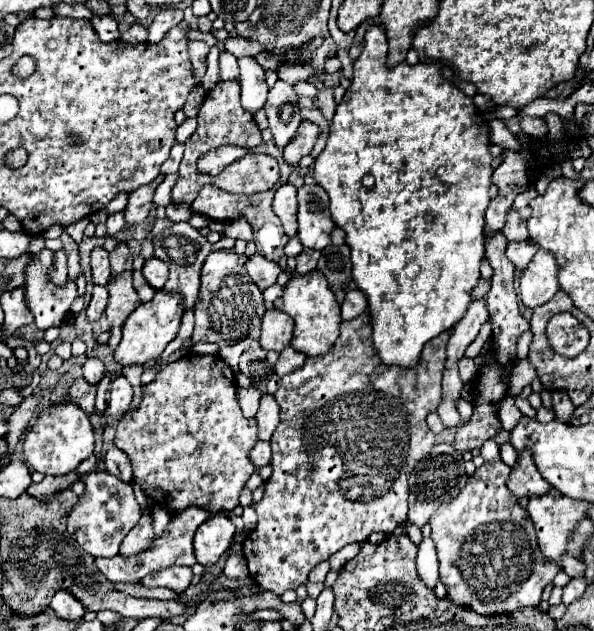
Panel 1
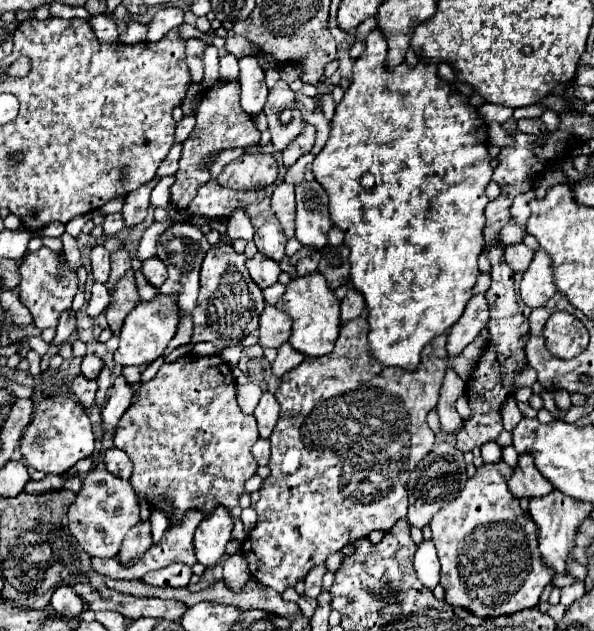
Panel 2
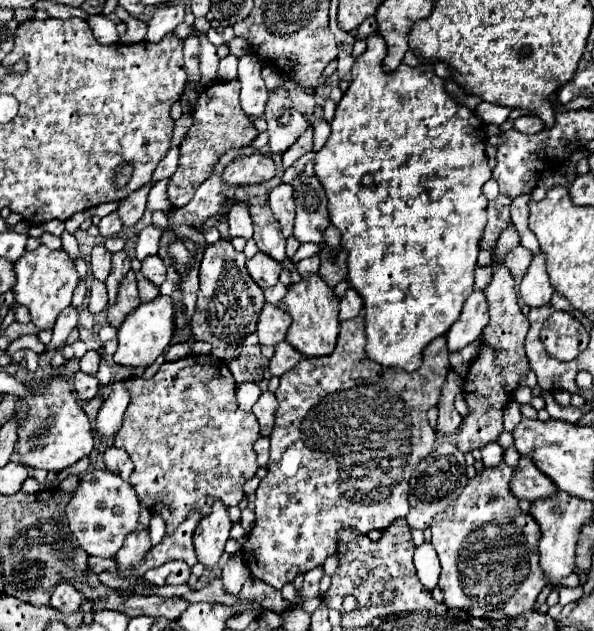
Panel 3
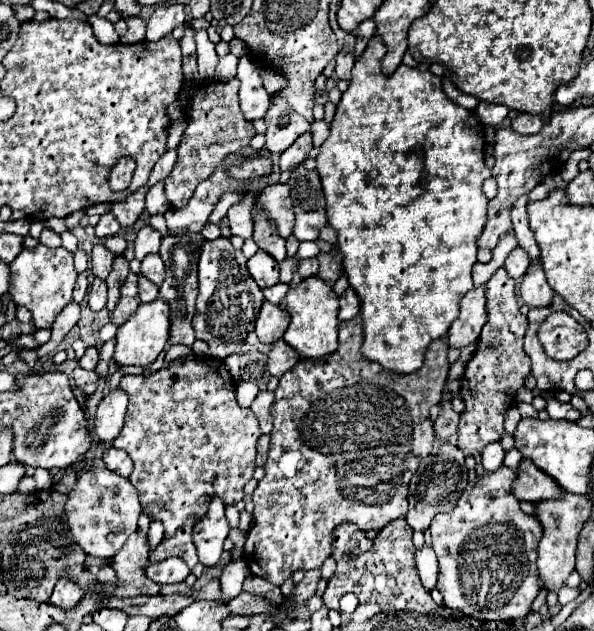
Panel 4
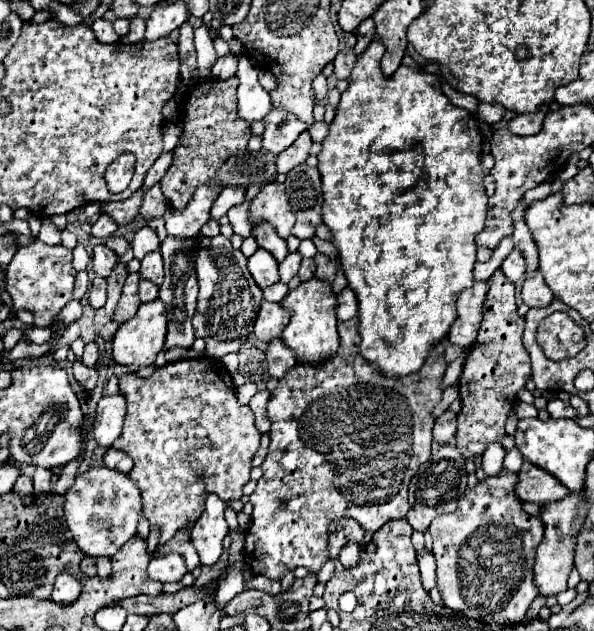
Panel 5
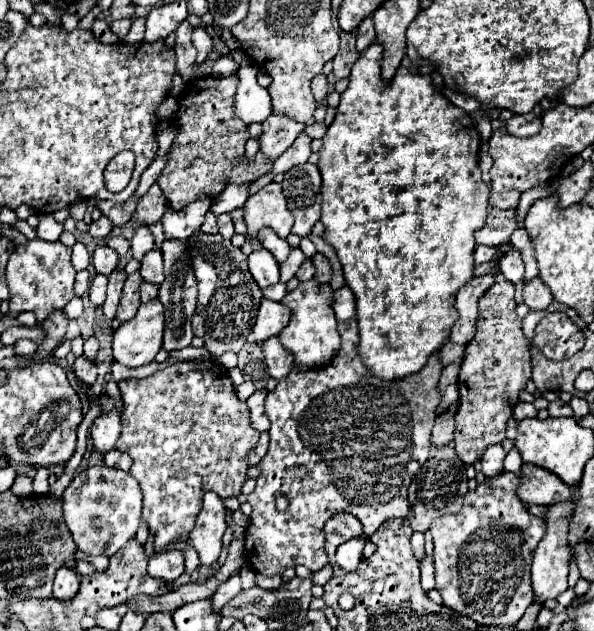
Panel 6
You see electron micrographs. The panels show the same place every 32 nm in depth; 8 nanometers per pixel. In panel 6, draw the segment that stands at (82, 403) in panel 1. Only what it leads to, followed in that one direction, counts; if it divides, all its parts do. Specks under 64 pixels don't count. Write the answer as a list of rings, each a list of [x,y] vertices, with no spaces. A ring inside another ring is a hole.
[[[84,356],[76,358],[72,370],[74,370],[76,378],[78,378],[80,382],[84,382],[86,386],[92,386],[92,384],[96,382],[96,376],[98,376],[98,372],[96,372],[96,364],[90,362],[90,360],[86,360]]]

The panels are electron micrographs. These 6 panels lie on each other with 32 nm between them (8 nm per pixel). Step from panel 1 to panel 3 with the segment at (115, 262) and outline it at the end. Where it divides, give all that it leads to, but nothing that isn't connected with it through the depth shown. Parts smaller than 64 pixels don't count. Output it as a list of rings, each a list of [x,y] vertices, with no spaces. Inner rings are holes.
[[[116,252],[112,254],[112,272],[106,280],[106,288],[108,288],[108,296],[110,296],[110,304],[116,302],[116,290],[120,280],[126,276],[126,272],[130,270],[130,258],[126,256],[126,252]]]

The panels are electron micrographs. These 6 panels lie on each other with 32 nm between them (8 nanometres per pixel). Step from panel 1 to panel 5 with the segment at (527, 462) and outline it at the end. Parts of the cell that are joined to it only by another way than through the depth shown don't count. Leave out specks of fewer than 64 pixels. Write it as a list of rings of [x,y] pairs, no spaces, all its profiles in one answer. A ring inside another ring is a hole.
[[[524,460],[520,474],[518,474],[518,484],[516,484],[516,496],[522,502],[534,502],[534,504],[546,504],[554,500],[562,500],[568,490],[558,484],[552,474],[544,472],[542,468],[536,468],[534,464],[528,464]]]

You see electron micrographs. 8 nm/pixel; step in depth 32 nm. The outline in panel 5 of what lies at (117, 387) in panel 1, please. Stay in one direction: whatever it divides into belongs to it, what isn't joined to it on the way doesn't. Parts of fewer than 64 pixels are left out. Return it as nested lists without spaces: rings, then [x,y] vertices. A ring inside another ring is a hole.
[[[118,392],[114,396],[102,396],[102,400],[98,402],[94,426],[92,426],[98,446],[110,448],[114,444],[114,440],[122,432],[124,412],[126,412],[126,400],[124,400],[122,392]]]

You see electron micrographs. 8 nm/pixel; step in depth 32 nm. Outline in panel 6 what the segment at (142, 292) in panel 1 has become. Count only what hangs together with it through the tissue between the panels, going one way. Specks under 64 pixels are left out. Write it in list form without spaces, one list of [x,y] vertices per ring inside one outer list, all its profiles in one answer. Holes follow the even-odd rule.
[[[142,282],[142,286],[140,286],[140,298],[142,298],[142,302],[150,302],[150,300],[158,298],[158,286],[150,284],[150,282]]]

